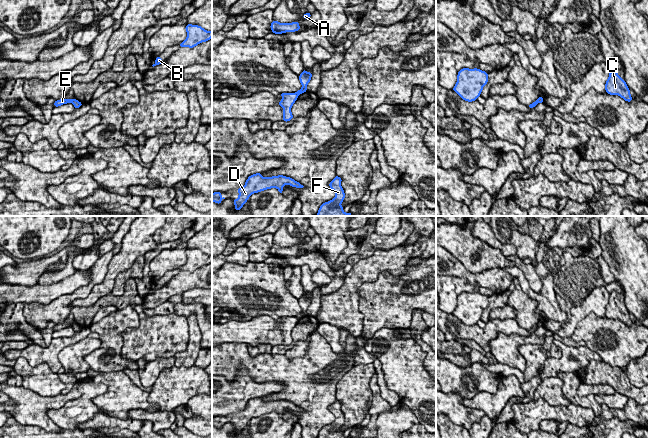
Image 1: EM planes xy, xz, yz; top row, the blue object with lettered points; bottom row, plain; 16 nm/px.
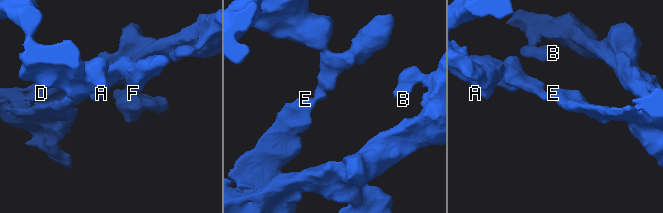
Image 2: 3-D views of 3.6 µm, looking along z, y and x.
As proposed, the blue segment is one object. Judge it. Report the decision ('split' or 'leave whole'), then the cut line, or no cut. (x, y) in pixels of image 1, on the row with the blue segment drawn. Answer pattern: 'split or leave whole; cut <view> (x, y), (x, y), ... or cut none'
split; cut xy (73, 99), (71, 102)

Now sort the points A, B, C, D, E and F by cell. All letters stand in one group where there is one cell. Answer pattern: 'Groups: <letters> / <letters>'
Groups: A / B C D E F

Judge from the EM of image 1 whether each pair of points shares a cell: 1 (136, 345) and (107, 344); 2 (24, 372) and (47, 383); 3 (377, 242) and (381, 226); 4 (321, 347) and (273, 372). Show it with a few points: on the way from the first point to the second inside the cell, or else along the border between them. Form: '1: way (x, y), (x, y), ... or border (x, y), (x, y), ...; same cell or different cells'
1: border (137, 326), (121, 333), (121, 355), (131, 361); different cells
2: way (30, 375), (41, 380); same cell
3: border (401, 226), (392, 234), (378, 235), (374, 233); different cells
4: way (311, 360), (300, 371), (286, 371); same cell

